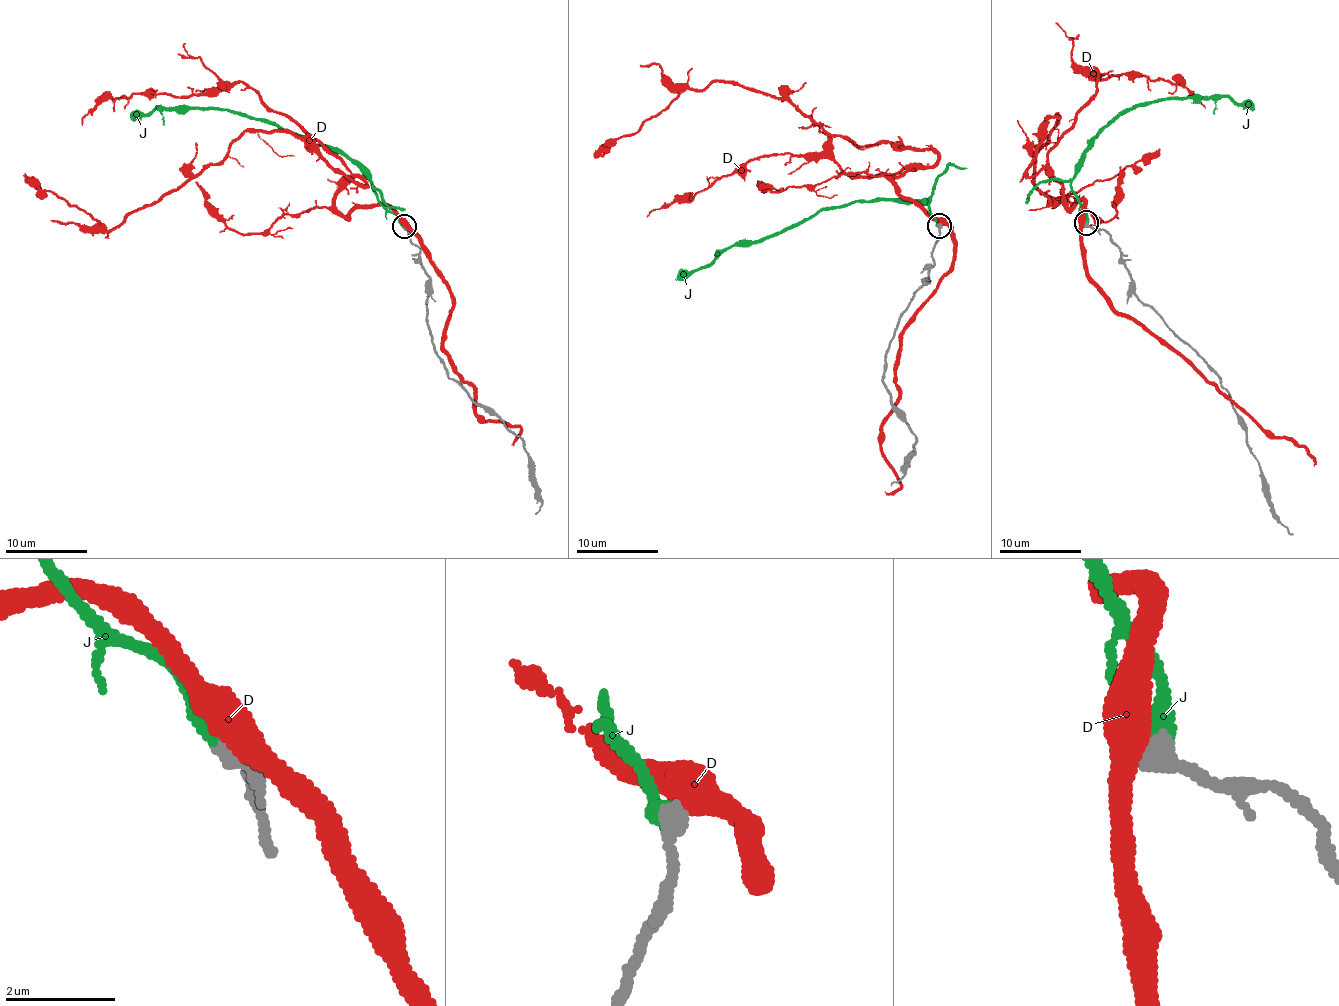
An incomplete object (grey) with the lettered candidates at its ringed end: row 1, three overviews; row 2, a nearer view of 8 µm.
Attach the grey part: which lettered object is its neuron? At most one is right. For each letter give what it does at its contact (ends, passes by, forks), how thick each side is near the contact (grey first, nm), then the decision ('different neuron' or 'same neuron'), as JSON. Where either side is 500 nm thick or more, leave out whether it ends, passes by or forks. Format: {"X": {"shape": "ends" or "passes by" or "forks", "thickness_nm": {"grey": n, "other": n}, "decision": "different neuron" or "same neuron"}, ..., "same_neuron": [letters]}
{"D": {"shape": "passes by", "thickness_nm": {"grey": 400, "other": 480}, "decision": "different neuron"}, "J": {"shape": "ends", "thickness_nm": {"grey": 400, "other": 400}, "decision": "same neuron"}, "same_neuron": ["J"]}

